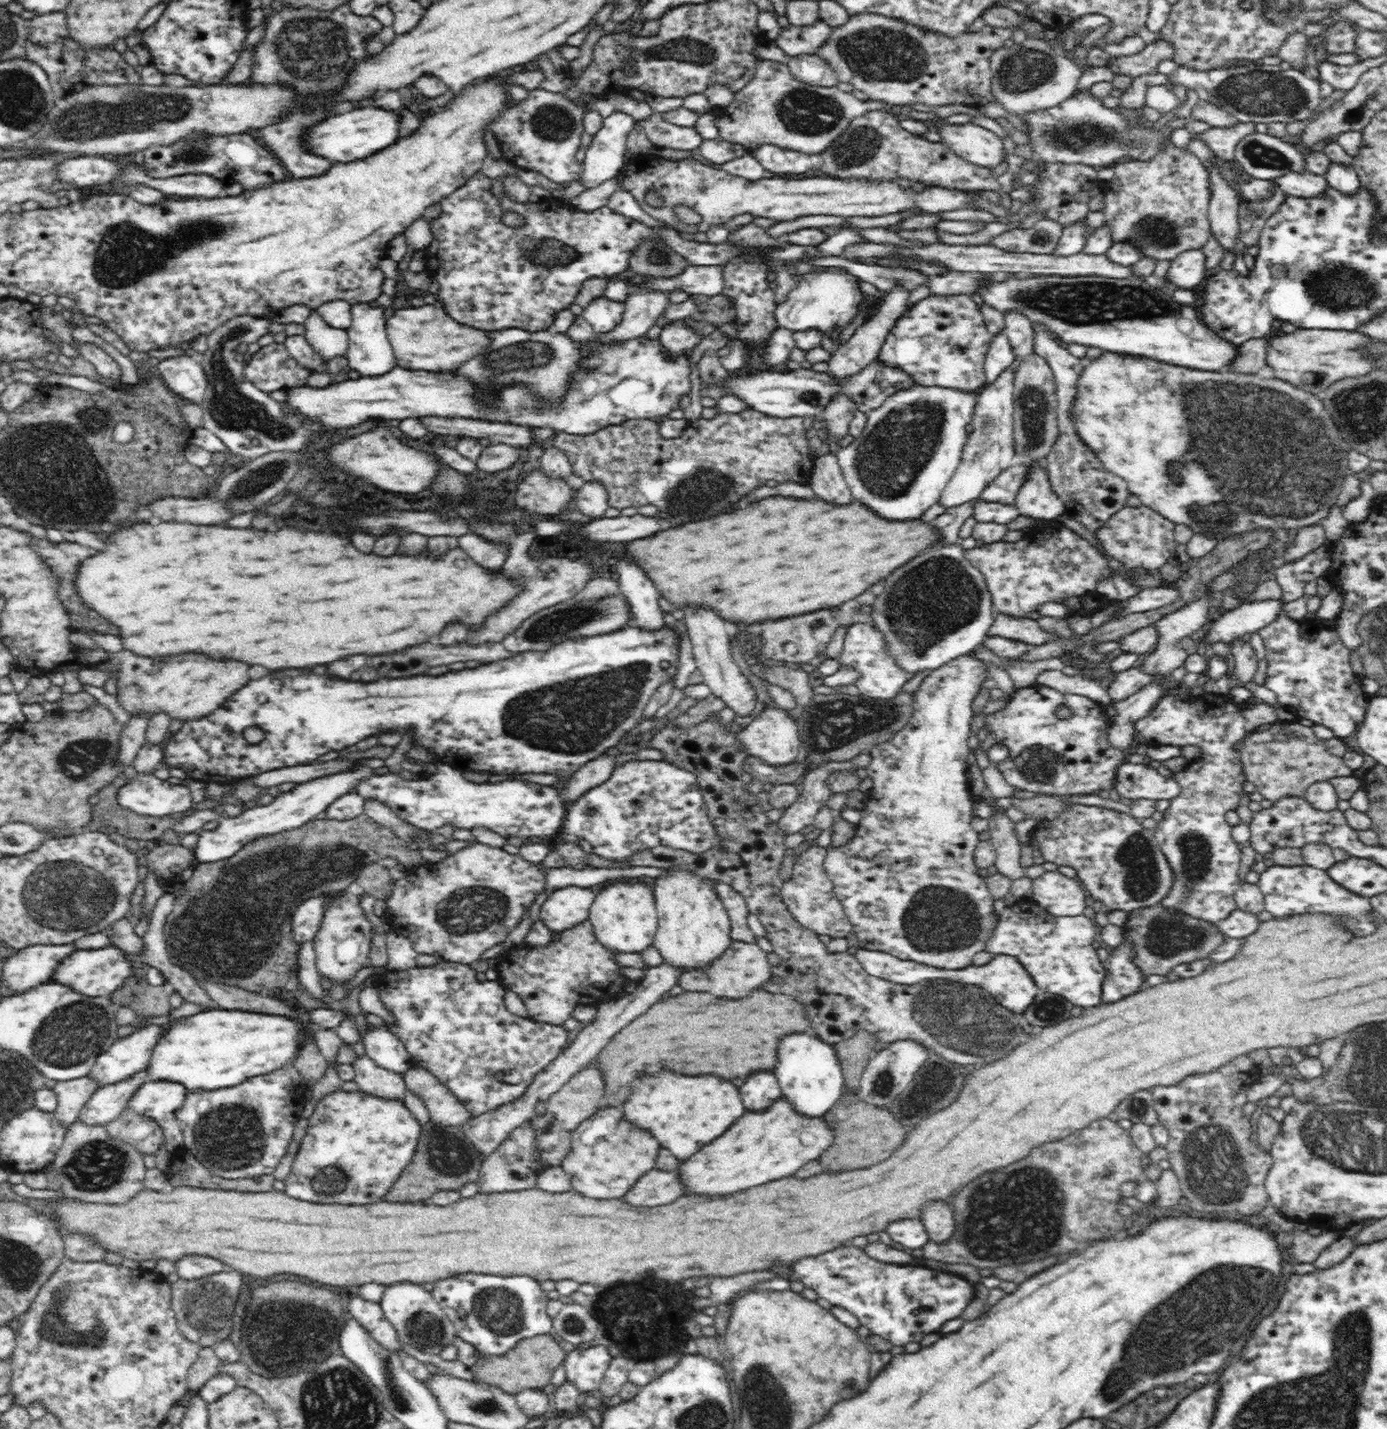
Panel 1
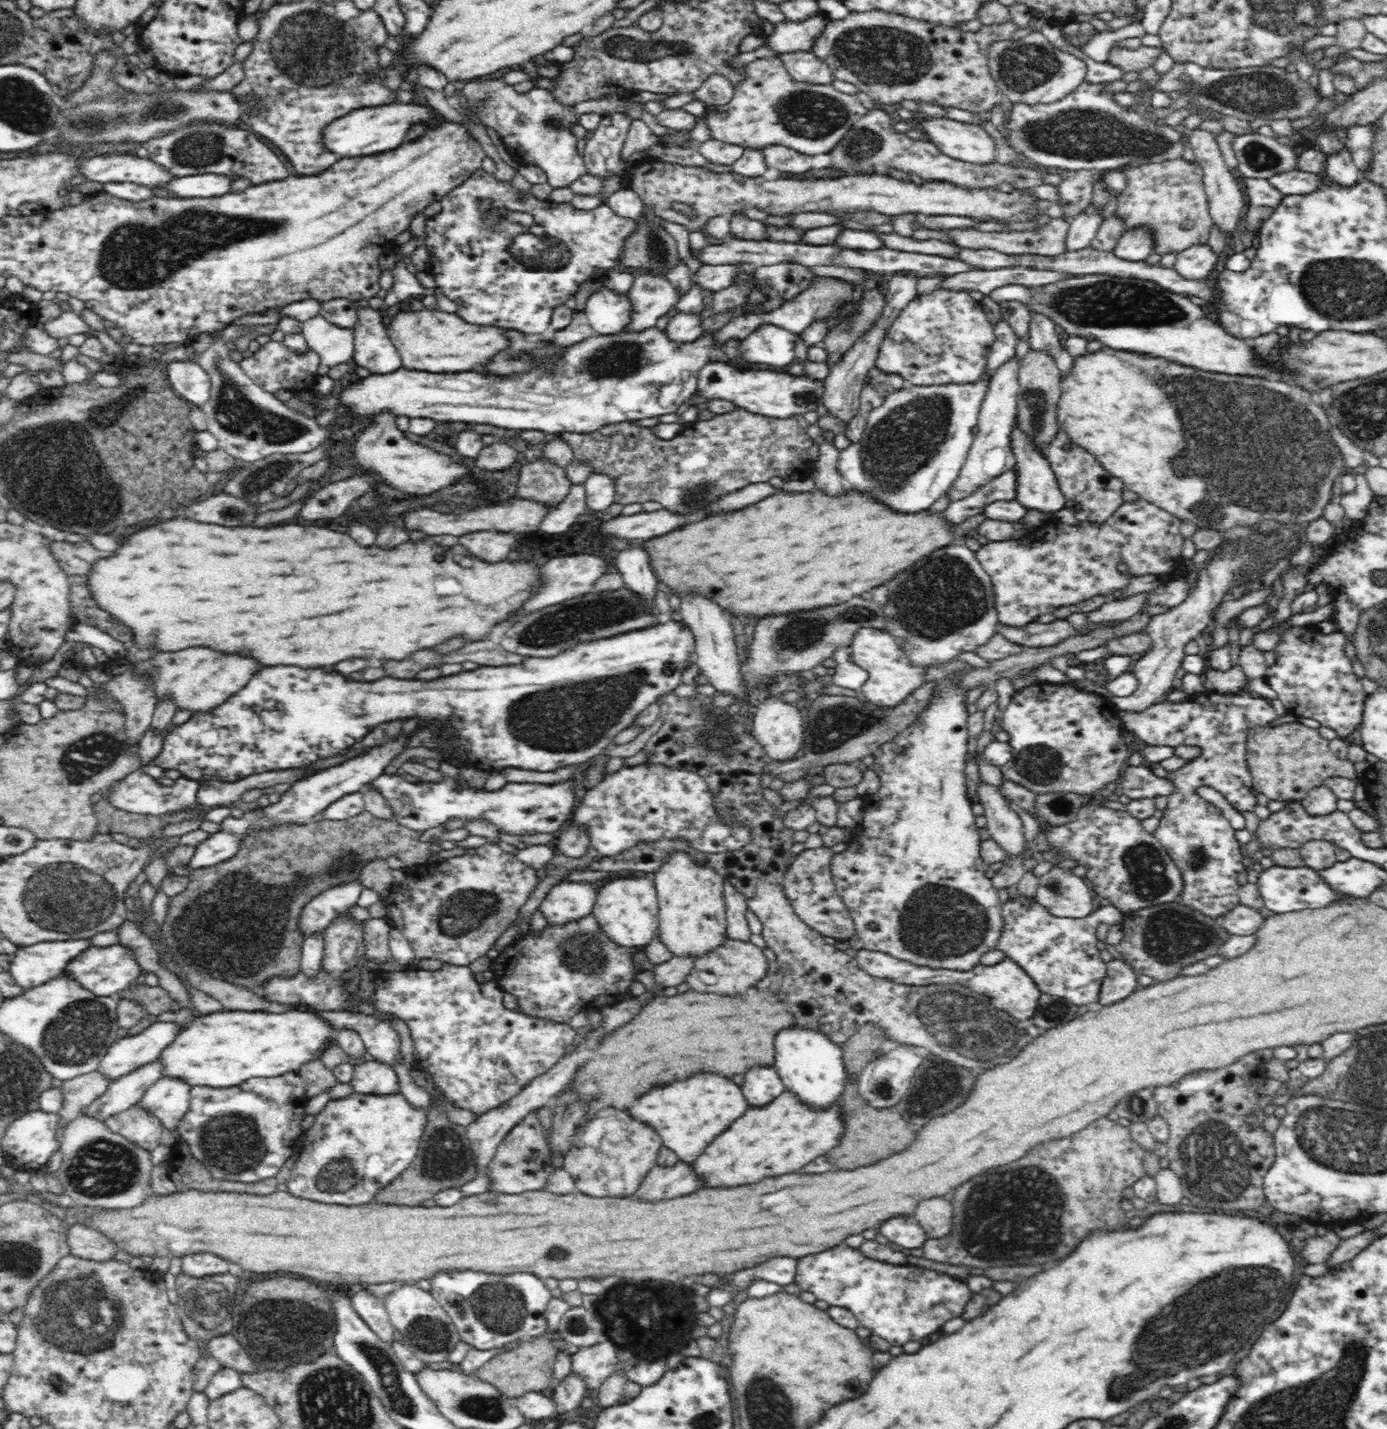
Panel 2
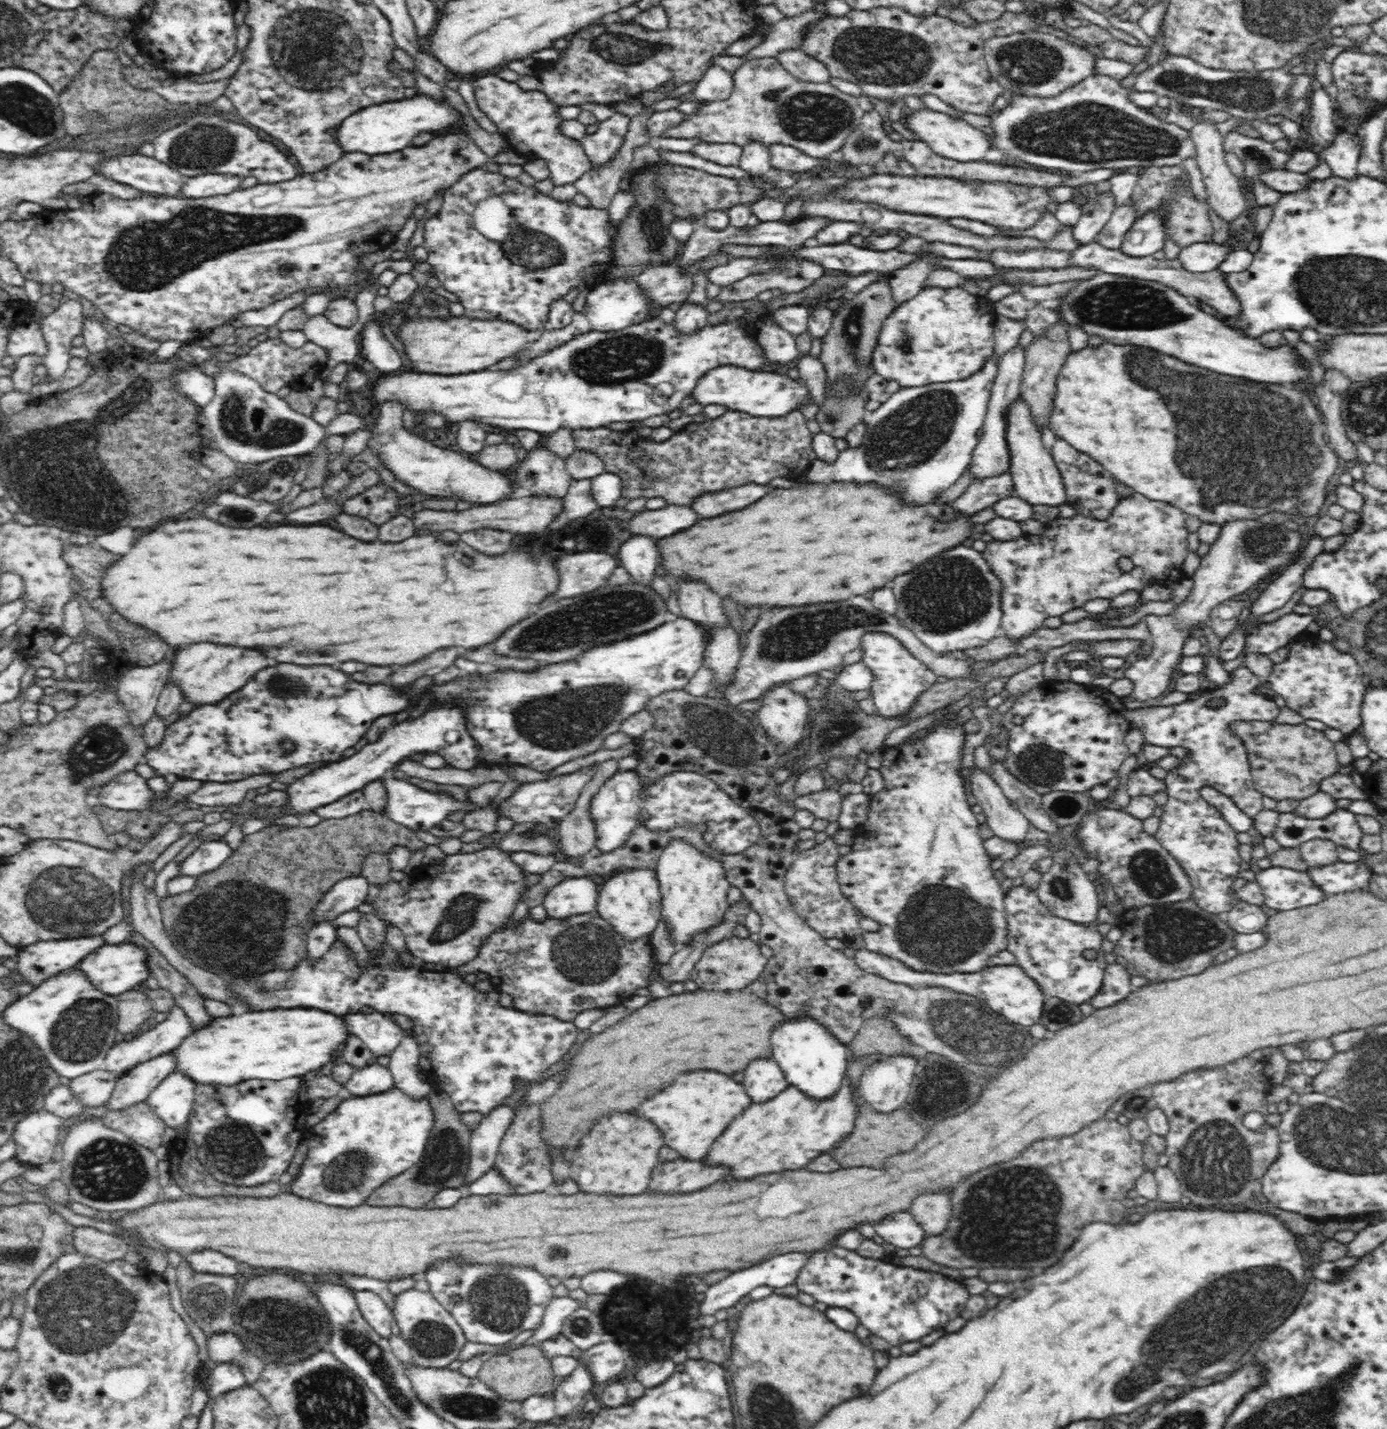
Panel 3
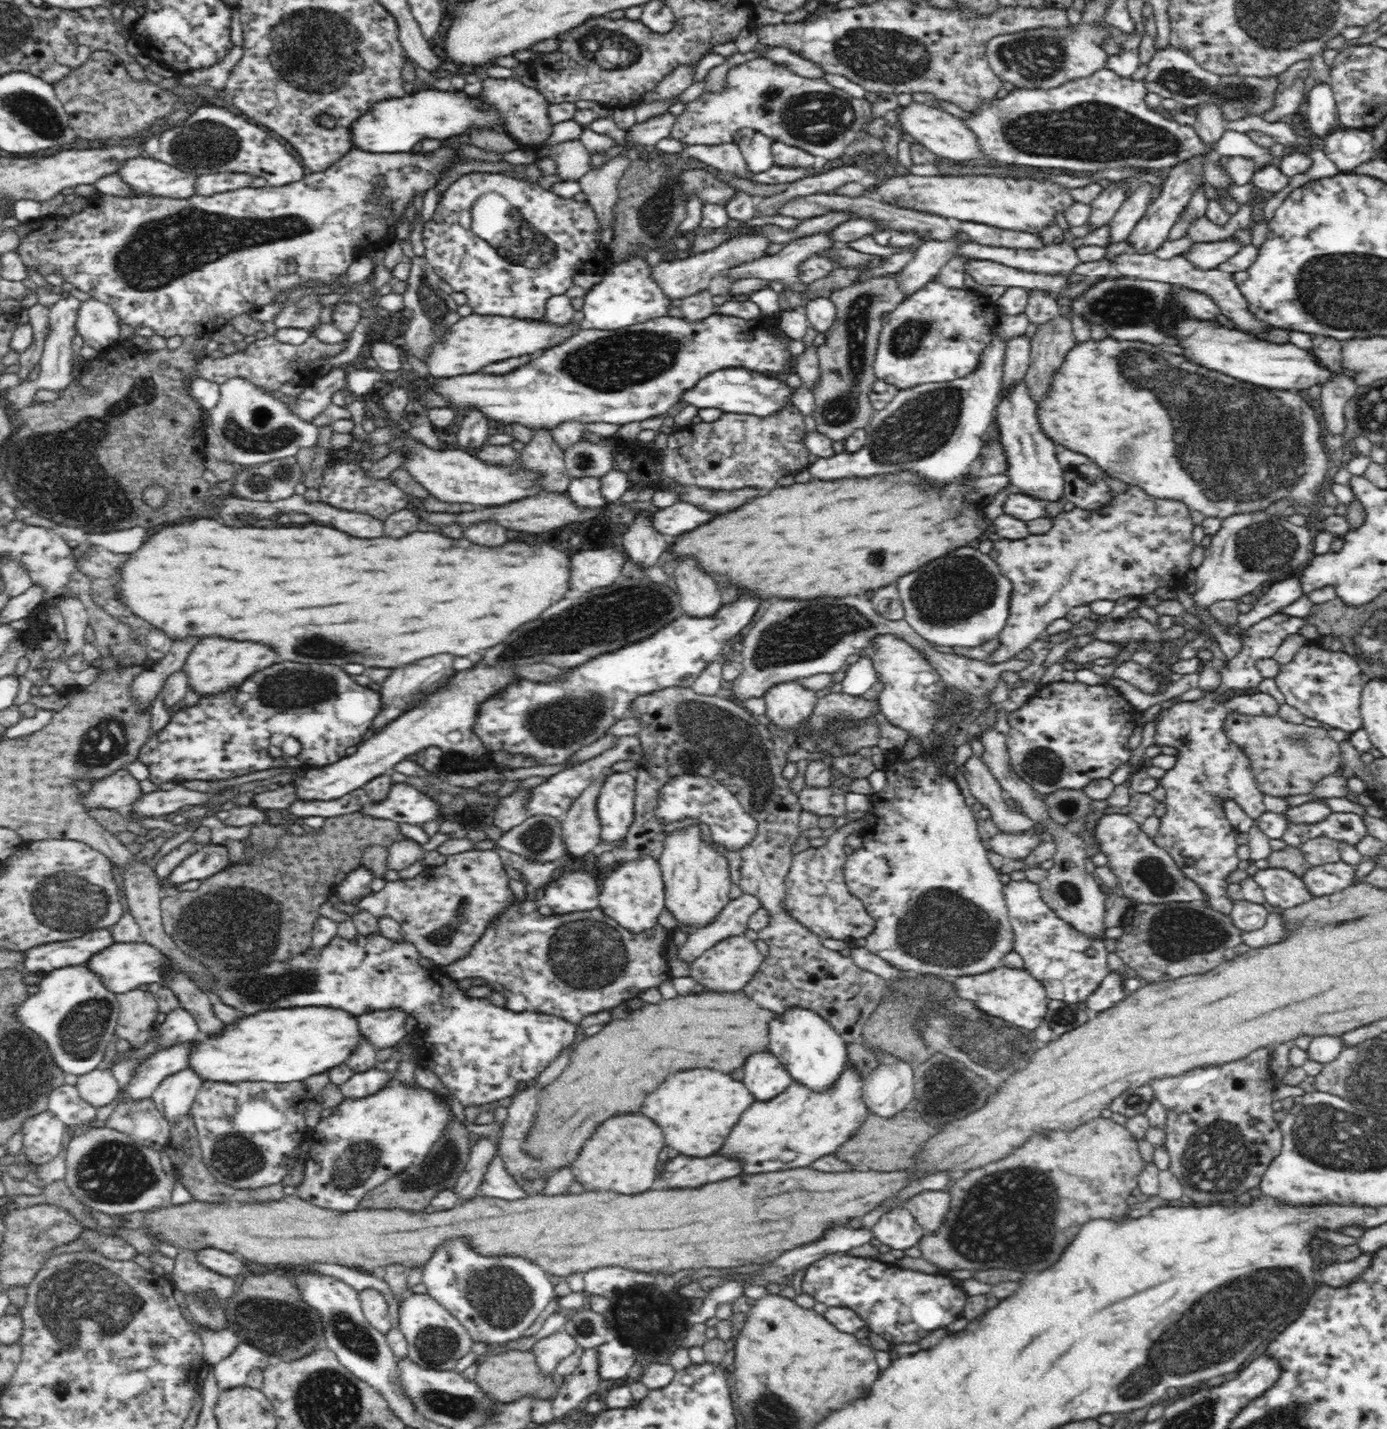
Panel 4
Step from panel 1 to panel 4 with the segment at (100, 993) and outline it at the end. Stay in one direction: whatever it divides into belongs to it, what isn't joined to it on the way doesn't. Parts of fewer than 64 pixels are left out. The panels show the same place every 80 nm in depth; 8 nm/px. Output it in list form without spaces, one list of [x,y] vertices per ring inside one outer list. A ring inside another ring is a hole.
[[[146,941],[131,943],[112,943],[108,948],[94,954],[91,960],[84,964],[98,974],[103,982],[103,986],[114,994],[128,993],[138,989],[142,985],[163,982],[166,974],[166,964],[170,964],[157,950],[156,947],[150,945]]]

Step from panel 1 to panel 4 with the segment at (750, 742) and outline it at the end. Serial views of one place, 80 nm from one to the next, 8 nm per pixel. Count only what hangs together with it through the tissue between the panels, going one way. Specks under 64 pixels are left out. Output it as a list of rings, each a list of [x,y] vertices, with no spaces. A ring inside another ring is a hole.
[[[788,681],[772,686],[763,696],[764,720],[774,728],[795,732],[808,720],[817,704],[815,691],[804,689],[798,681]]]

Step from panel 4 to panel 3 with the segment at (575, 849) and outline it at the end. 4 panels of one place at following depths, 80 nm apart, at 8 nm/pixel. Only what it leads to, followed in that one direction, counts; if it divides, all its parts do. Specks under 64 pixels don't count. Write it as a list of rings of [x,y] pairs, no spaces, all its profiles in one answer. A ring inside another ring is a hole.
[[[612,759],[599,764],[598,770],[594,772],[594,778],[582,788],[582,794],[579,794],[574,808],[555,824],[558,828],[557,834],[560,836],[559,850],[562,856],[583,860],[594,847],[596,829],[588,811],[590,800],[598,792],[598,788],[616,772],[619,772],[618,760]]]

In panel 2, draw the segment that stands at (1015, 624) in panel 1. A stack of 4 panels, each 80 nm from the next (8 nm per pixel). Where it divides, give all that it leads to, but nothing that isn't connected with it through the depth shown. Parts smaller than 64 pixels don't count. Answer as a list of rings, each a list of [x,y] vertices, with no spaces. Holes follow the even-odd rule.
[[[1058,619],[1050,624],[1034,622],[1025,626],[1010,626],[999,623],[996,626],[996,633],[1000,633],[1006,639],[1024,647],[1038,648],[1054,646],[1054,644],[1062,642],[1064,638],[1084,634],[1086,631],[1078,633],[1066,619]]]

